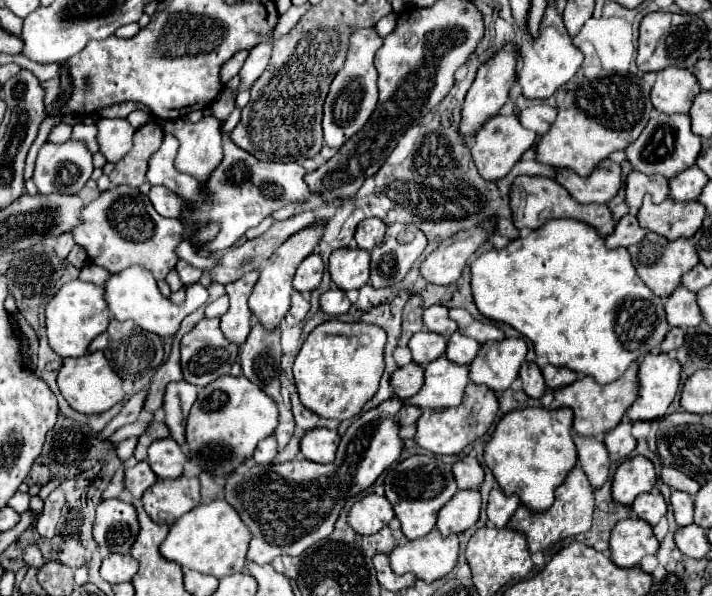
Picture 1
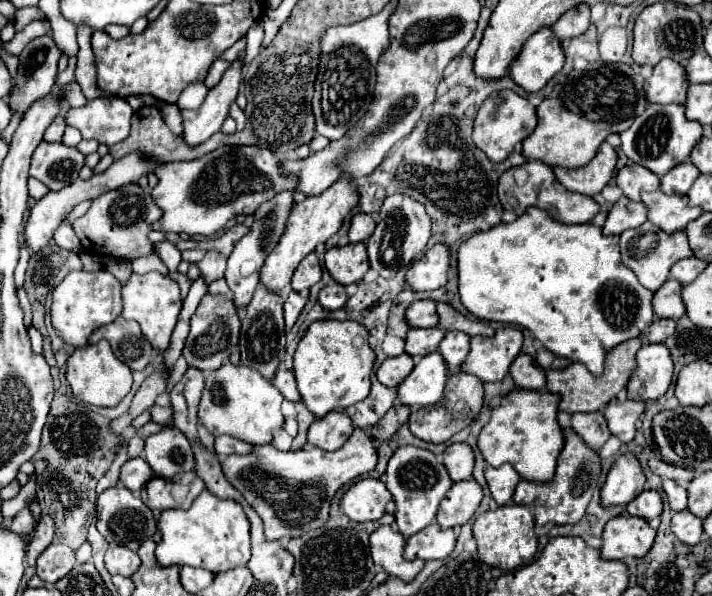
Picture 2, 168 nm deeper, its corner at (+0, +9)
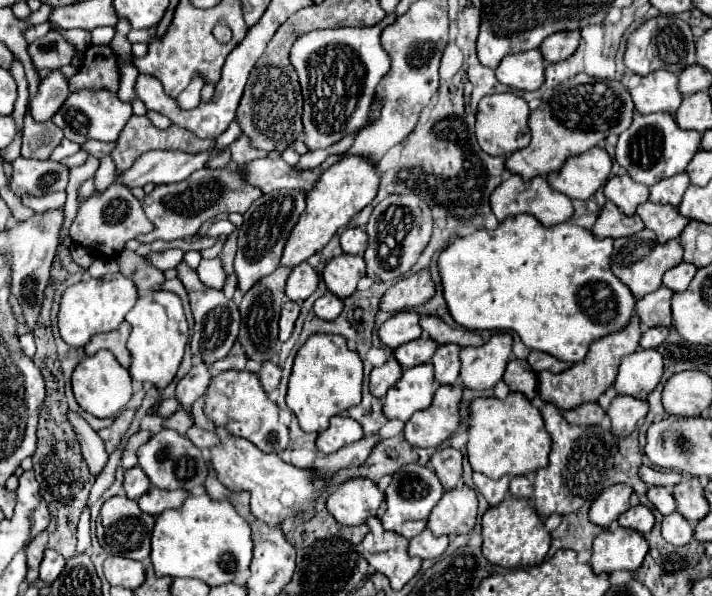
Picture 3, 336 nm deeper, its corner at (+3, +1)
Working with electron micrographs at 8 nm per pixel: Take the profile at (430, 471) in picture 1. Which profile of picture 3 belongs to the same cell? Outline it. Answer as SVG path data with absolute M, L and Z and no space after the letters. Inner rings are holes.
M418 464L404 466L402 470L394 474L392 484L386 490L386 512L382 516L384 530L394 530L408 540L418 536L426 528L428 516L432 508L438 504L438 500L442 498L442 494L444 494L444 488L438 476L434 474L434 470L430 470L428 466L418 466Z

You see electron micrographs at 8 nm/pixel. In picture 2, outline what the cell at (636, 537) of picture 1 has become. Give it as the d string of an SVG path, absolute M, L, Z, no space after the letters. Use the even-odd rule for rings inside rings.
M615 516L605 524L601 556L605 560L641 558L649 552L655 540L655 530L645 518Z

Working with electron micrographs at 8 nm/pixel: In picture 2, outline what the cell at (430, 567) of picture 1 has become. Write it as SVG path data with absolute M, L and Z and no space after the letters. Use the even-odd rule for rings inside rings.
M437 522L429 524L421 534L413 534L407 538L403 558L405 560L445 560L455 548L453 530L441 530Z

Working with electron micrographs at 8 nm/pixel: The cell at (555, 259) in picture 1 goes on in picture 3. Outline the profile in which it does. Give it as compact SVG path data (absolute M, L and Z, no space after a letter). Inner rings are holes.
M518 214L518 216L512 216L512 218L506 218L502 224L498 224L498 228L494 230L486 230L486 228L480 228L476 230L474 234L470 236L464 236L464 238L456 238L452 240L438 256L438 270L440 270L440 278L442 278L442 294L444 294L444 300L448 304L448 310L452 314L452 318L468 328L468 330L514 330L520 340L530 348L530 350L542 350L542 352L548 352L548 354L554 354L558 360L564 360L568 364L574 364L574 362L580 362L586 352L588 352L588 346L606 336L606 334L612 334L620 328L624 328L630 320L630 316L634 314L634 296L632 292L612 274L610 270L610 256L612 256L612 238L594 238L594 234L590 230L584 230L572 222L562 222L562 224L556 224L556 226L542 226L534 216L530 214Z

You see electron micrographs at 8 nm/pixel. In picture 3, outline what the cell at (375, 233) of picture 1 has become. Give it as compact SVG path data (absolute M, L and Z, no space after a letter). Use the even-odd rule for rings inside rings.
M346 228L340 234L340 246L346 254L364 254L366 242L368 242L368 238L362 228Z

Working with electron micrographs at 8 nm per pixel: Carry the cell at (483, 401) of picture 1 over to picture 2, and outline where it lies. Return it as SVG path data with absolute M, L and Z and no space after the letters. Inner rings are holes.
M459 372L459 374L453 374L449 376L449 382L445 386L445 394L453 394L453 402L451 400L441 400L433 406L425 406L425 408L417 408L411 412L411 418L409 418L409 428L411 432L425 440L425 442L447 442L451 440L451 436L455 436L457 432L461 432L463 428L467 428L475 416L479 414L479 410L483 408L483 396L485 396L485 388L481 384L479 378L475 378L473 374L465 374L465 372Z

